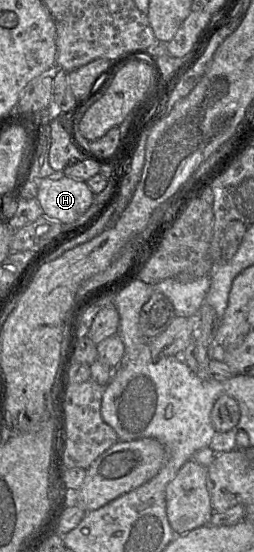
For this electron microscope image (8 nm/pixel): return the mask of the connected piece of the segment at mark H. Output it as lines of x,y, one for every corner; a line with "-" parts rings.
70,177
41,180
36,199
43,215
66,226
74,225
91,206
95,194
86,181

